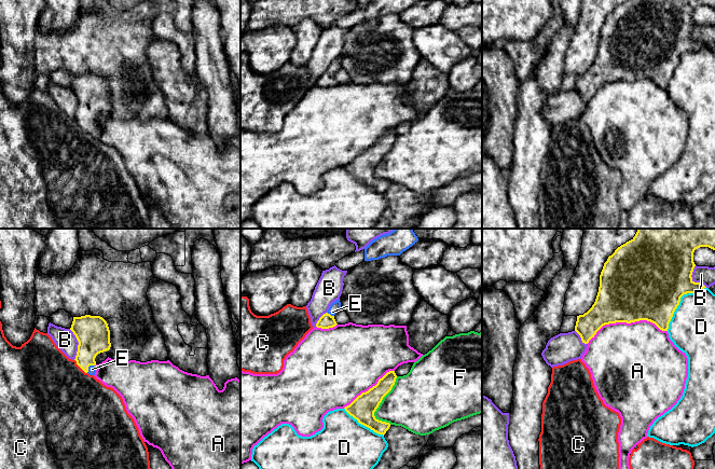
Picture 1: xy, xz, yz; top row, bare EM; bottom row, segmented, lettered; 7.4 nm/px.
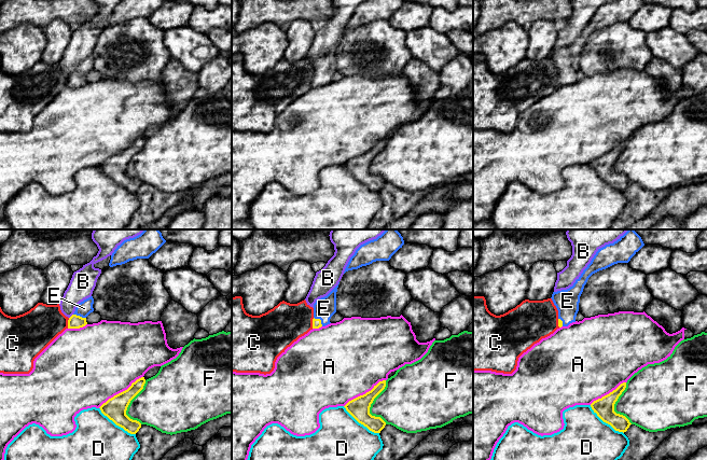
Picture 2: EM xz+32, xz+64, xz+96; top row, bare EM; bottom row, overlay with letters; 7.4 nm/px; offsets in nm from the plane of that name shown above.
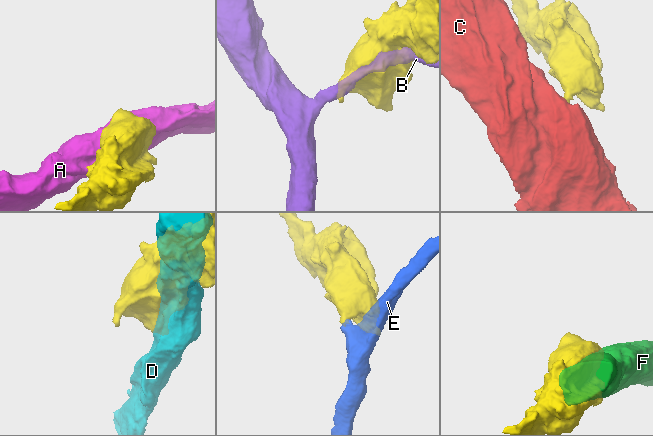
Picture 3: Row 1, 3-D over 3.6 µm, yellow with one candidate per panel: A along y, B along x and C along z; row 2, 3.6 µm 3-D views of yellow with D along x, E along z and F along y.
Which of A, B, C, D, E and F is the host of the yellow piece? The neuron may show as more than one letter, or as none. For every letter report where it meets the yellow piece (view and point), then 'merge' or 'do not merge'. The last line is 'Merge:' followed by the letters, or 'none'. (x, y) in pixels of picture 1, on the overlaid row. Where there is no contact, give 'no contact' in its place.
A: meets yellow in yz at (626, 321); do not merge
B: meets yellow in xy at (79, 344); do not merge
C: meets yellow in xy at (80, 367); do not merge
D: meets yellow in yz at (679, 301); do not merge
E: meets yellow in xy at (88, 366); merge
F: meets yellow in xz at (379, 404); do not merge
Merge: E

